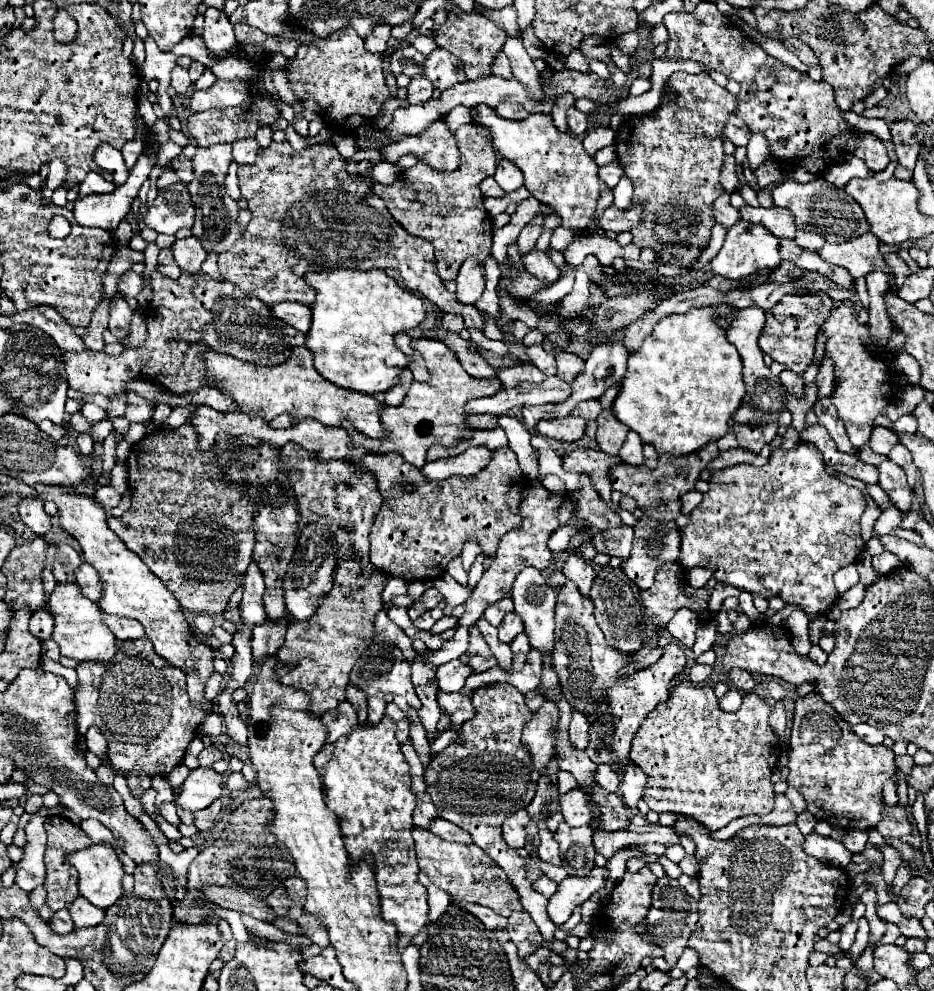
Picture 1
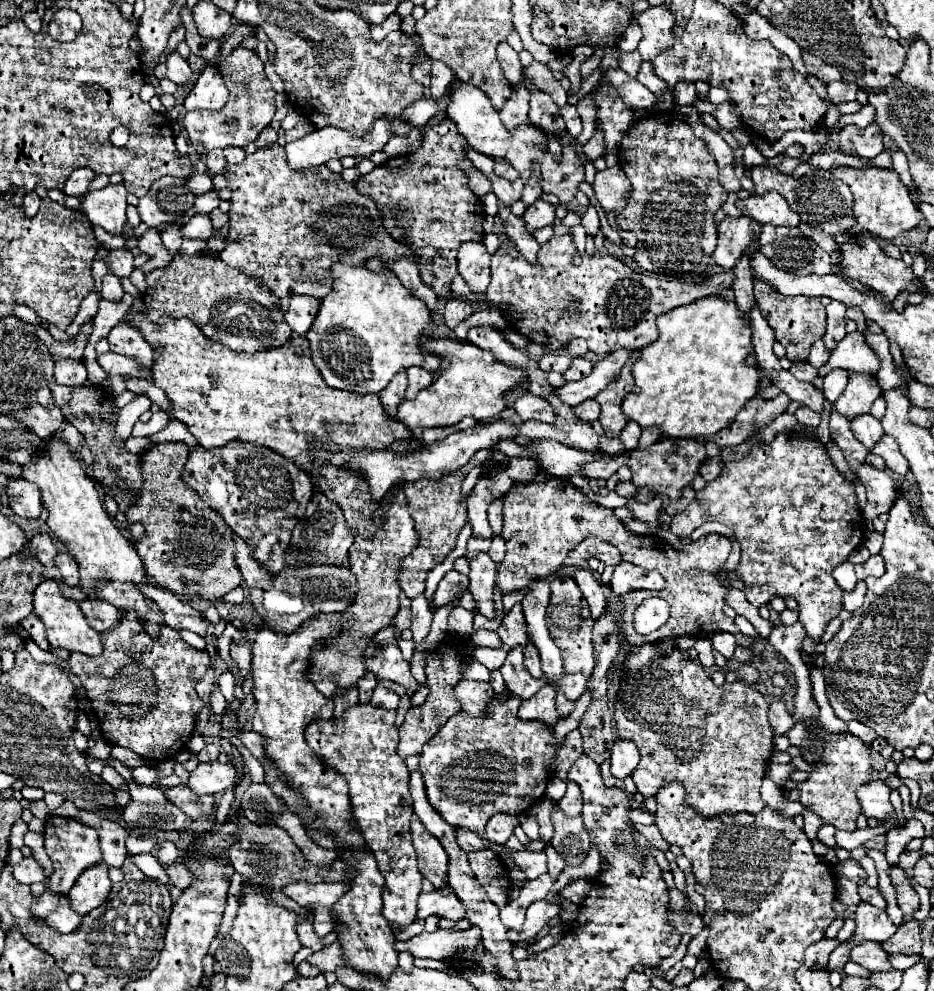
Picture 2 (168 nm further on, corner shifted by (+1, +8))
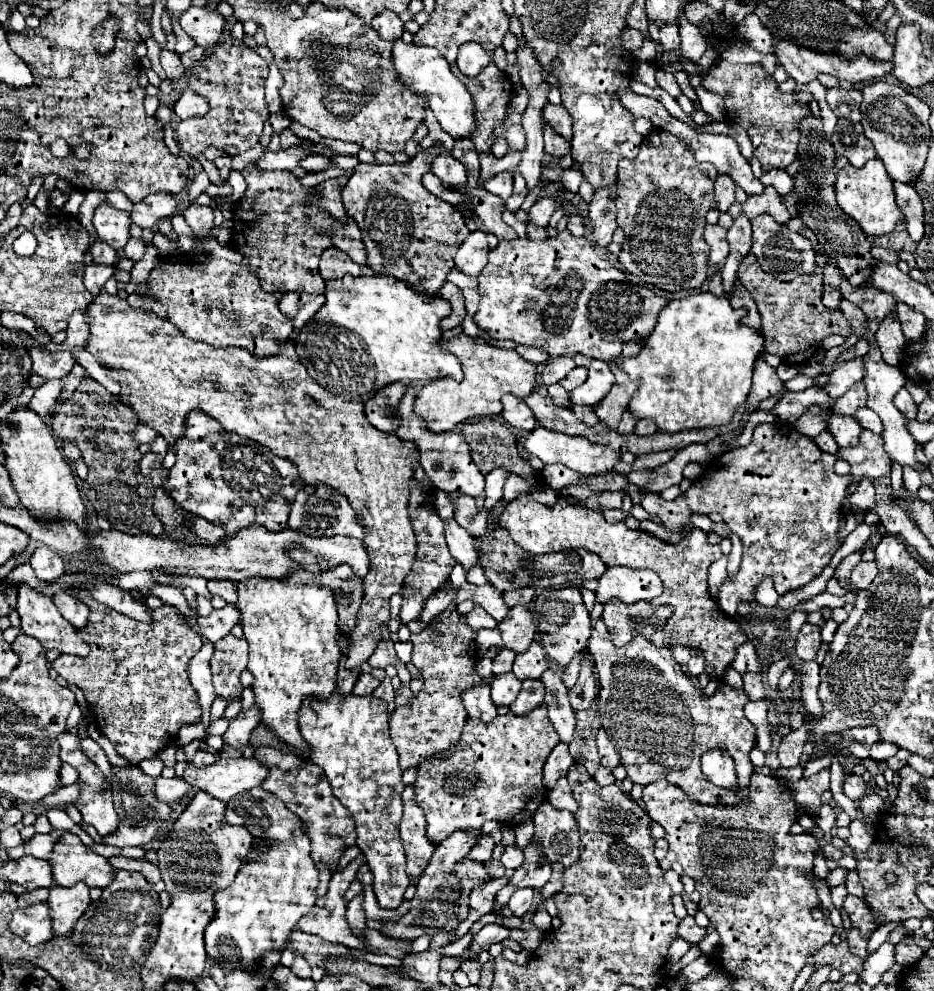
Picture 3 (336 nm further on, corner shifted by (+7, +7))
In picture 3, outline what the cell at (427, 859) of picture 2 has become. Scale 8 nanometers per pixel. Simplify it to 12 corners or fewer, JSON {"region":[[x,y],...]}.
{"region":[[413,787],[403,797],[399,825],[407,853],[407,875],[421,879],[435,845],[425,833]]}

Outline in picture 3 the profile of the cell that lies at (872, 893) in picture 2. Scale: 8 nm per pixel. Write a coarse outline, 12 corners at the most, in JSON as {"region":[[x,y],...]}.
{"region":[[849,871],[845,887],[849,895],[865,899],[857,871]]}

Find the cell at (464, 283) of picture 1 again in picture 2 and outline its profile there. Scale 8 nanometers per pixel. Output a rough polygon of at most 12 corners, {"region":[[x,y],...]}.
{"region":[[465,242],[457,252],[459,274],[473,292],[491,280],[483,242]]}

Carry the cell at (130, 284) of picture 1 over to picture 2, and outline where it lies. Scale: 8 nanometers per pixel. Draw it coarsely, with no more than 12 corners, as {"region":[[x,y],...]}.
{"region":[[127,248],[109,250],[109,272],[127,278],[133,272],[133,254]]}

